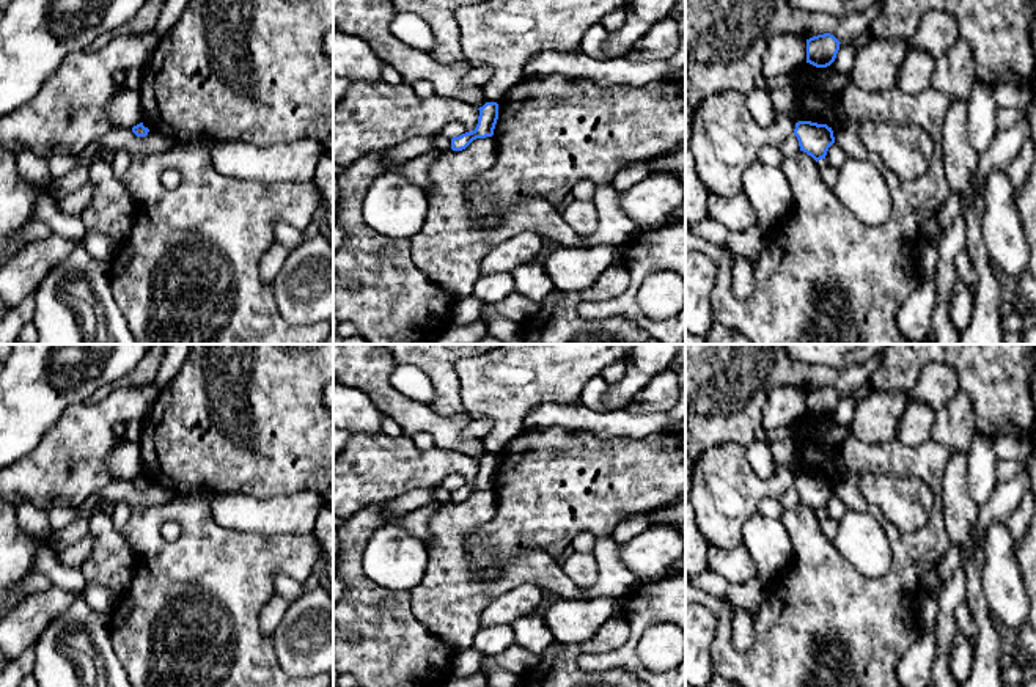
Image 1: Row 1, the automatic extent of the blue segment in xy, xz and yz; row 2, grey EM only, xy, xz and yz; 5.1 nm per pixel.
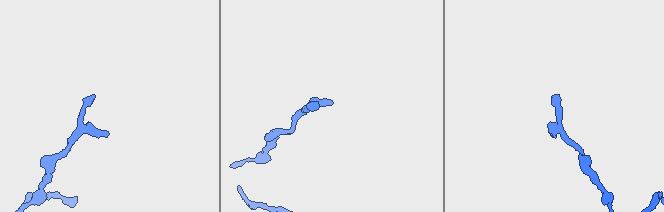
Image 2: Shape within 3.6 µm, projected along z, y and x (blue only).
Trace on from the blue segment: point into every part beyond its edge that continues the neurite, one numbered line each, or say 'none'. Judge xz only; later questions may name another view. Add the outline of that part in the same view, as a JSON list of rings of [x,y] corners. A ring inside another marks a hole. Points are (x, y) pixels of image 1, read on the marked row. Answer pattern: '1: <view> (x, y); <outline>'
none

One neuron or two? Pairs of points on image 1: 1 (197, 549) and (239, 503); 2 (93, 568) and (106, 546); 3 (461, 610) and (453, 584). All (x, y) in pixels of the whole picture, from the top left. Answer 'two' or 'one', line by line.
1: two
2: one
3: one

